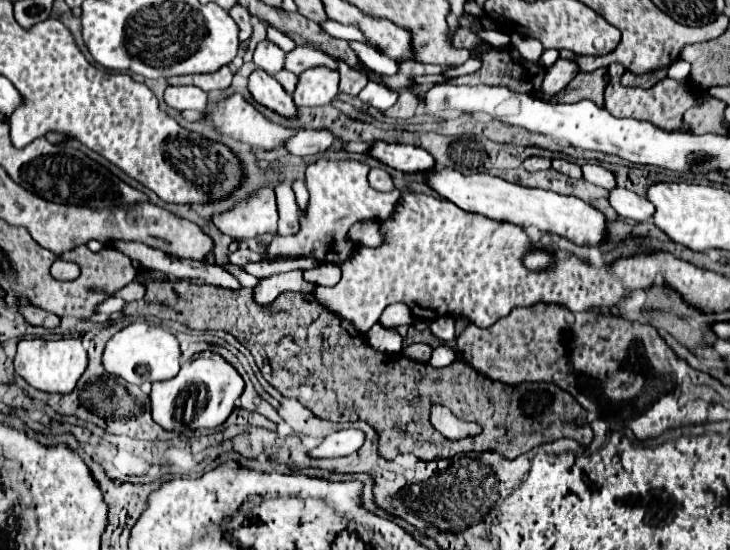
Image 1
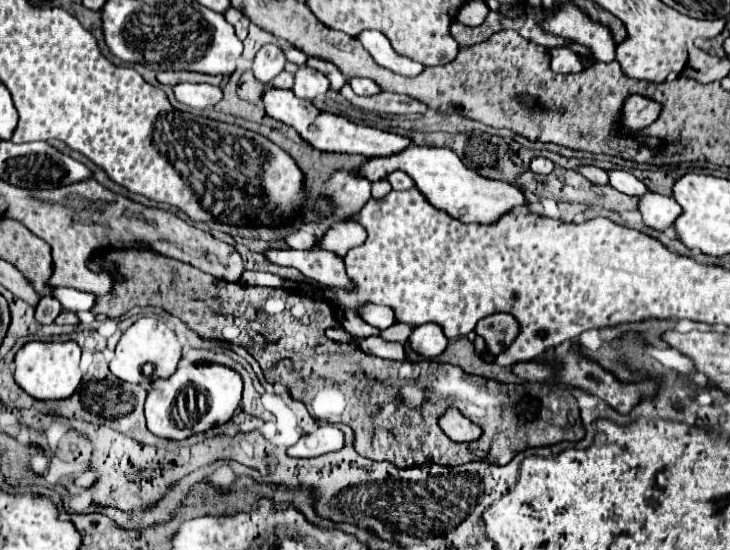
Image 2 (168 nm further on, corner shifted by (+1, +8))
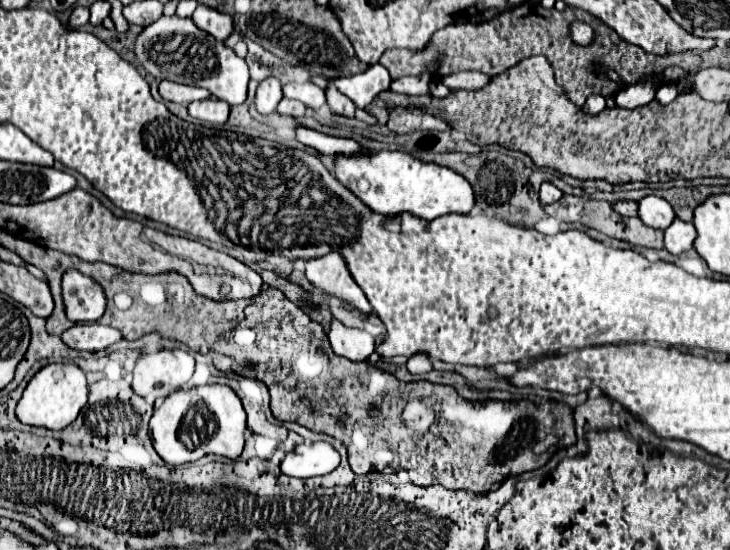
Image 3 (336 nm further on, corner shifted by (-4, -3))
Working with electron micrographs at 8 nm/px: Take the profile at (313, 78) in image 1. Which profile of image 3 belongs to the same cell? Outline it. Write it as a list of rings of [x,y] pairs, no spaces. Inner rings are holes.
[[[313,82],[283,84],[283,96],[303,102],[307,108],[321,108],[325,104],[325,92]]]

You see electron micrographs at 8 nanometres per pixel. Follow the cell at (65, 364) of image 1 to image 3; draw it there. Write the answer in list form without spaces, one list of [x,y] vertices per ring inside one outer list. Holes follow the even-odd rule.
[[[47,364],[27,384],[15,414],[21,424],[47,430],[63,430],[77,418],[77,414],[85,404],[87,404],[87,382],[83,370],[75,364]]]

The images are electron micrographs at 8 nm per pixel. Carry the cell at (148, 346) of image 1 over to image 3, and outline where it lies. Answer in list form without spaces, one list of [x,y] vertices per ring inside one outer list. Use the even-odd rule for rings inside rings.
[[[157,350],[137,360],[133,390],[143,398],[165,398],[189,382],[195,360],[185,350]]]

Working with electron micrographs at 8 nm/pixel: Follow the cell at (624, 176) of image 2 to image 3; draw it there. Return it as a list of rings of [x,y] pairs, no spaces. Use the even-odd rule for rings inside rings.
[[[645,196],[639,200],[639,218],[655,230],[665,230],[677,216],[667,200],[659,196]]]

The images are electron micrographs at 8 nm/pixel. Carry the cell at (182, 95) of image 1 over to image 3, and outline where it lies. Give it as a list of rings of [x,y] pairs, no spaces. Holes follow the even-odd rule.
[[[207,98],[201,102],[189,104],[189,116],[206,128],[219,128],[229,118],[229,104],[217,98]]]

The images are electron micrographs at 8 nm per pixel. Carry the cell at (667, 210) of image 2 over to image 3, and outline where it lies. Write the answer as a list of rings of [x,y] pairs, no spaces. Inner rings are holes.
[[[673,220],[671,228],[665,230],[665,248],[677,256],[677,254],[689,252],[693,248],[695,238],[697,238],[697,232],[691,222]]]

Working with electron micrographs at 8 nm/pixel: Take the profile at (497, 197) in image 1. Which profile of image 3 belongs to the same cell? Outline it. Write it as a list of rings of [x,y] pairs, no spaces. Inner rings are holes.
[[[399,150],[335,156],[335,176],[361,202],[387,216],[411,212],[423,220],[435,220],[445,214],[469,214],[475,208],[473,190],[463,176],[437,164],[425,164]]]

